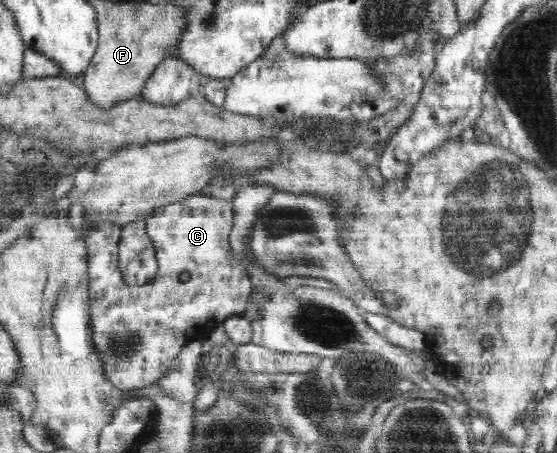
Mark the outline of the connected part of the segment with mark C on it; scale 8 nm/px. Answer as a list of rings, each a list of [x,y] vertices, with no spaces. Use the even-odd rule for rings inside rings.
[[[192,194],[170,205],[156,207],[145,221],[147,235],[154,245],[159,266],[156,276],[145,285],[130,286],[118,272],[118,243],[122,226],[104,222],[89,231],[89,236],[85,239],[88,250],[92,342],[103,360],[108,380],[124,391],[156,383],[160,377],[164,377],[164,373],[174,370],[175,359],[184,345],[196,340],[203,341],[226,318],[243,315],[246,302],[254,289],[244,265],[236,259],[231,249],[229,238],[234,221],[232,199],[214,199],[207,194]],[[182,271],[190,273],[190,280],[186,283],[179,282]]]

